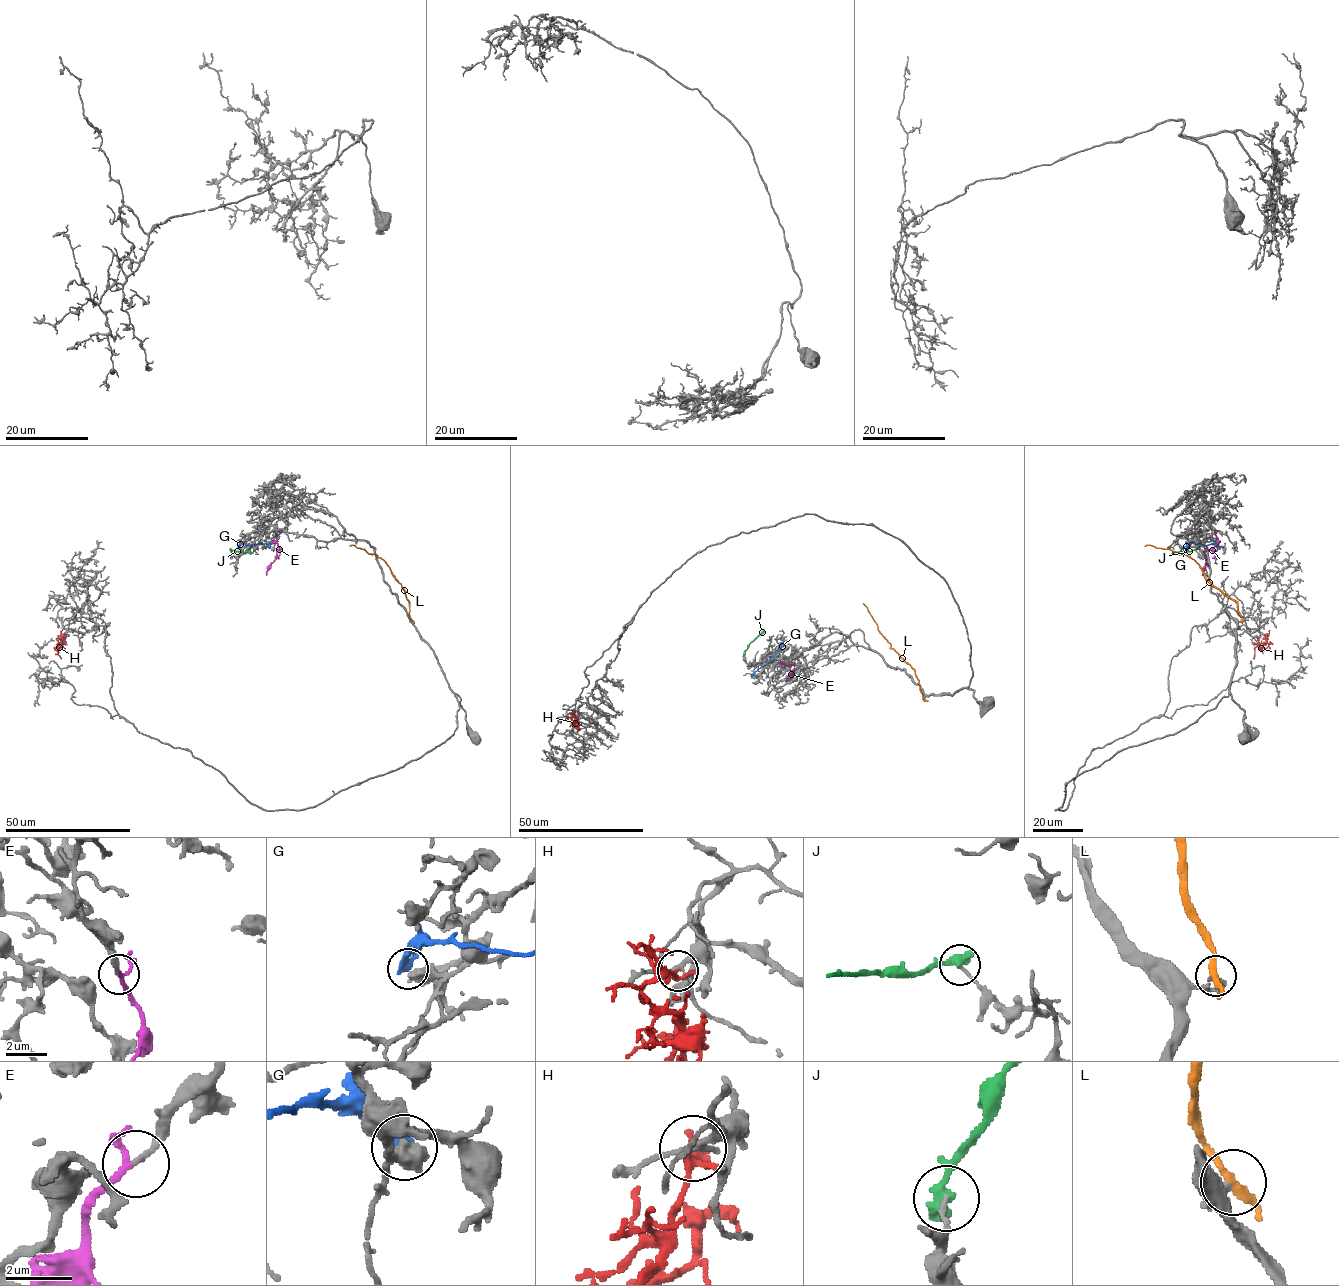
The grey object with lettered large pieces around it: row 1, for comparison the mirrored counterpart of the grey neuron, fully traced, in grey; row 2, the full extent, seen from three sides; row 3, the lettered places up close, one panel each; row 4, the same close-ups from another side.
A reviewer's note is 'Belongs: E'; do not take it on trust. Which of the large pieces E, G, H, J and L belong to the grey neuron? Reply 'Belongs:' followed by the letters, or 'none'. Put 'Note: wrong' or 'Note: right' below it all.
Belongs: E
Note: right

